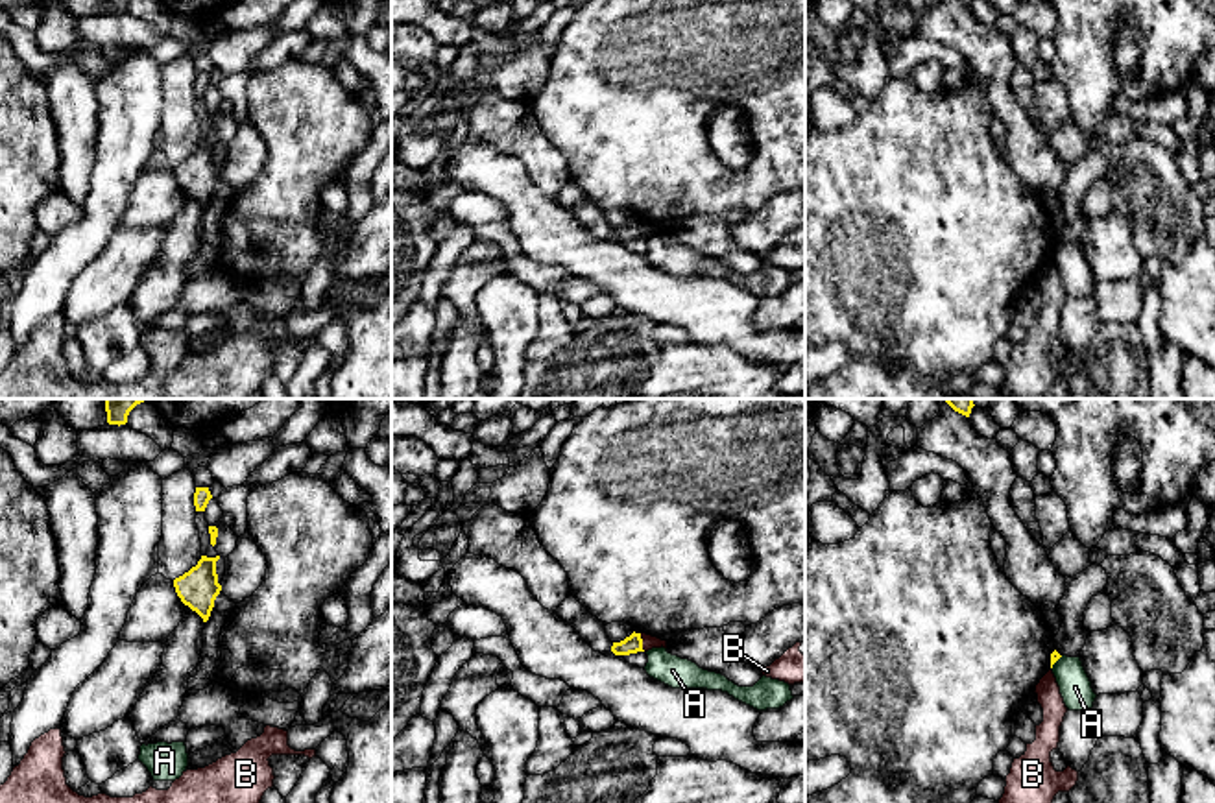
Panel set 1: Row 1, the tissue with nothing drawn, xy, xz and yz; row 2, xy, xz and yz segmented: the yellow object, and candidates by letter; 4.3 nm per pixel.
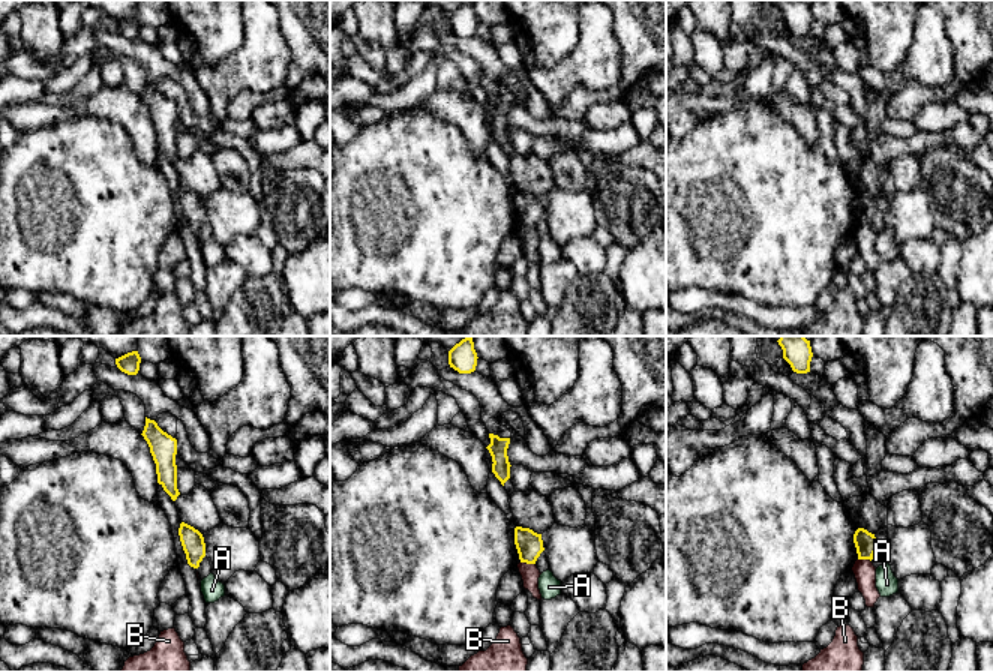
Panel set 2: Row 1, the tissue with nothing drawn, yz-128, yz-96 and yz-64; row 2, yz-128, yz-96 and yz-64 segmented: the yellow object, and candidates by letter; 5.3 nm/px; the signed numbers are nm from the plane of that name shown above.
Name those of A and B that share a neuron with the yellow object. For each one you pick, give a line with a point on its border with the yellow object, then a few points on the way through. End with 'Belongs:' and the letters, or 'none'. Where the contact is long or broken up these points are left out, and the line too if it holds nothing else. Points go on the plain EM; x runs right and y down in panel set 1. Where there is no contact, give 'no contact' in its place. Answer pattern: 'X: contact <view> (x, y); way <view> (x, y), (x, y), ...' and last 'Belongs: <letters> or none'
Belongs: none

